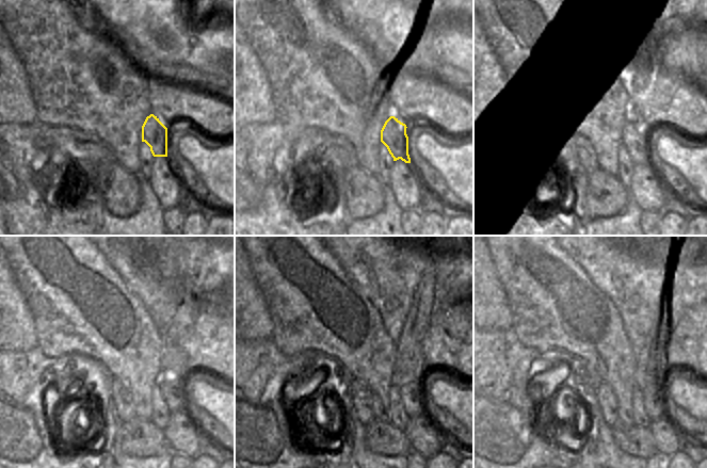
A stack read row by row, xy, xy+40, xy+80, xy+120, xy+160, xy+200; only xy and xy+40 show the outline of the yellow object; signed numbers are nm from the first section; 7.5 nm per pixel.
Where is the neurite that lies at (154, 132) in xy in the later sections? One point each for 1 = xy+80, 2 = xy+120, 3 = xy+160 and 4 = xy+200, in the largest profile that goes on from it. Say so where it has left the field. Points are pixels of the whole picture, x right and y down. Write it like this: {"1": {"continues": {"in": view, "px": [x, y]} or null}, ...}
{"1": {"continues": {"in": "xy+80", "px": [640, 151]}}, "2": {"continues": {"in": "xy+120", "px": [171, 391]}}, "3": {"continues": {"in": "xy+160", "px": [412, 393]}}, "4": {"continues": {"in": "xy+200", "px": [654, 404]}}}

